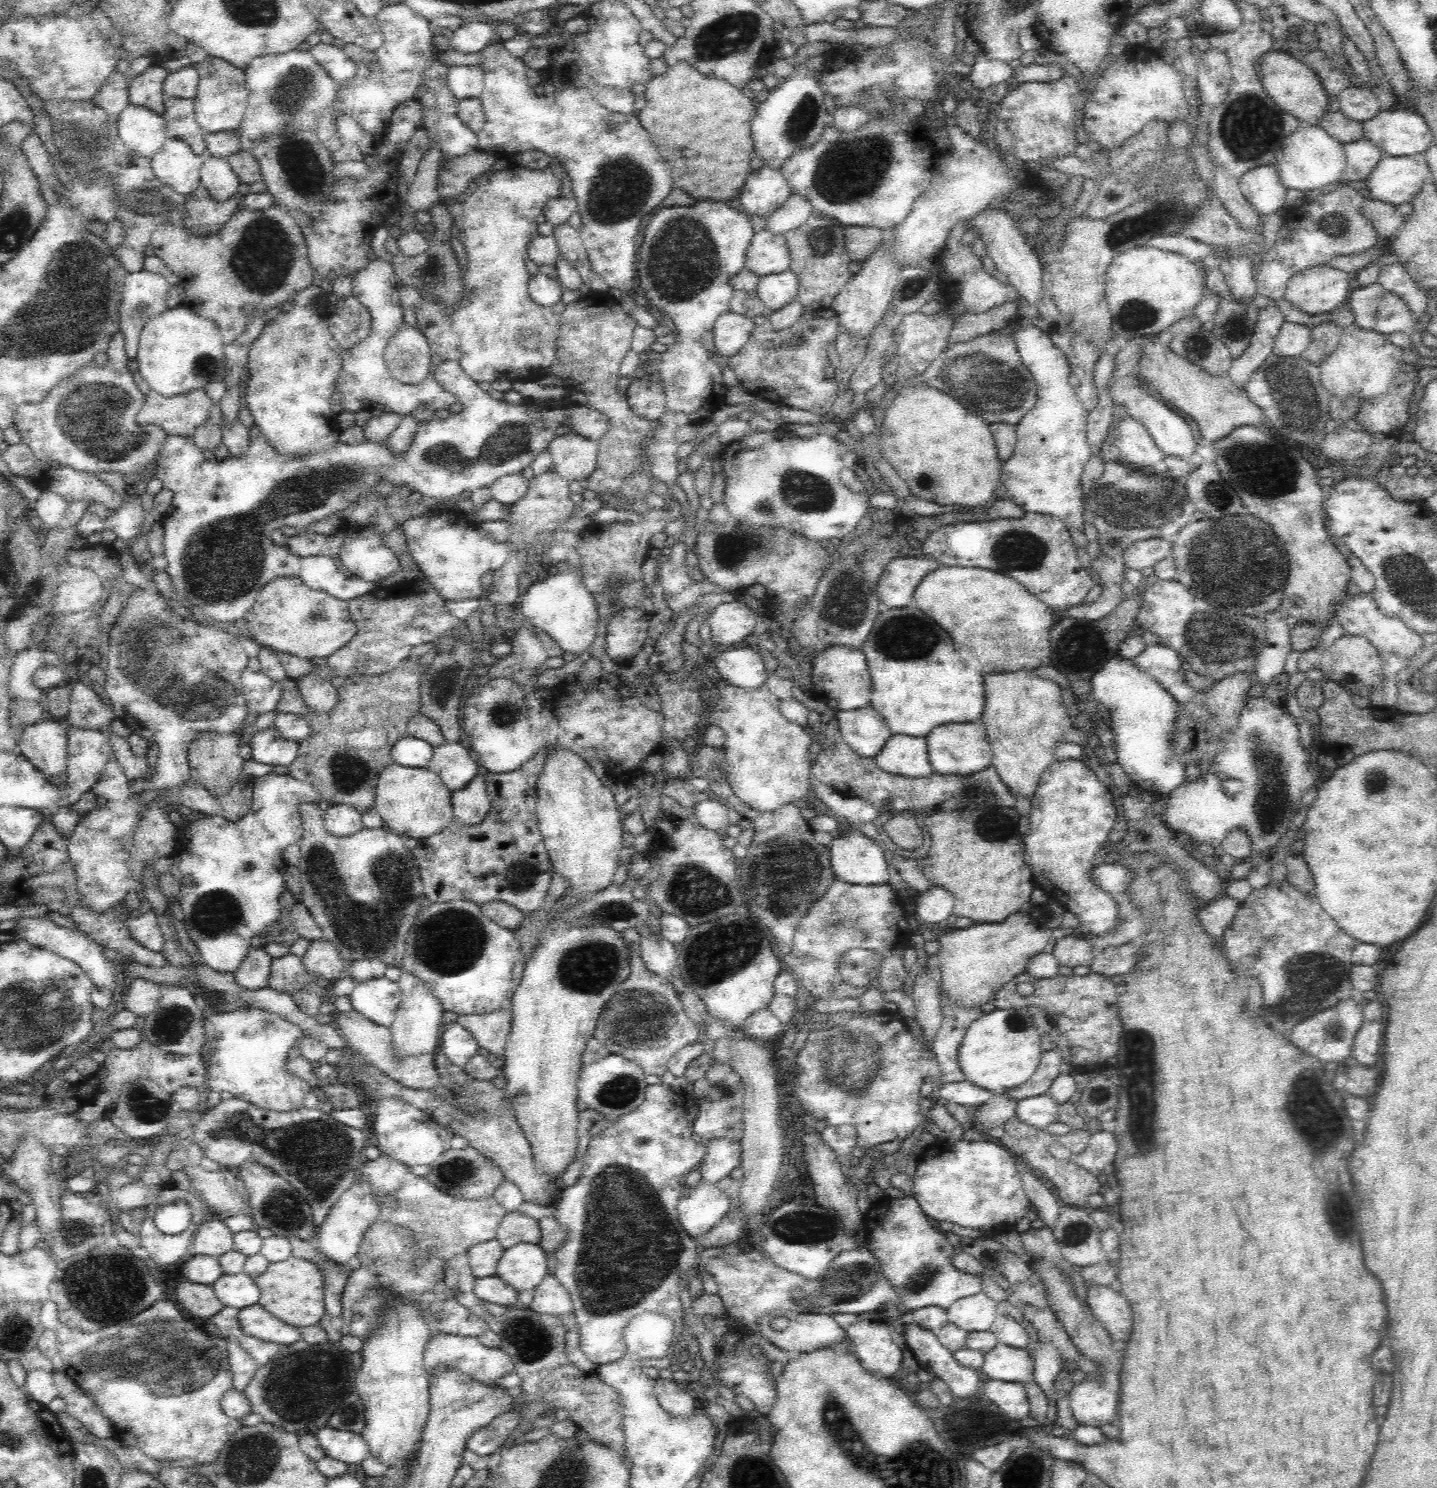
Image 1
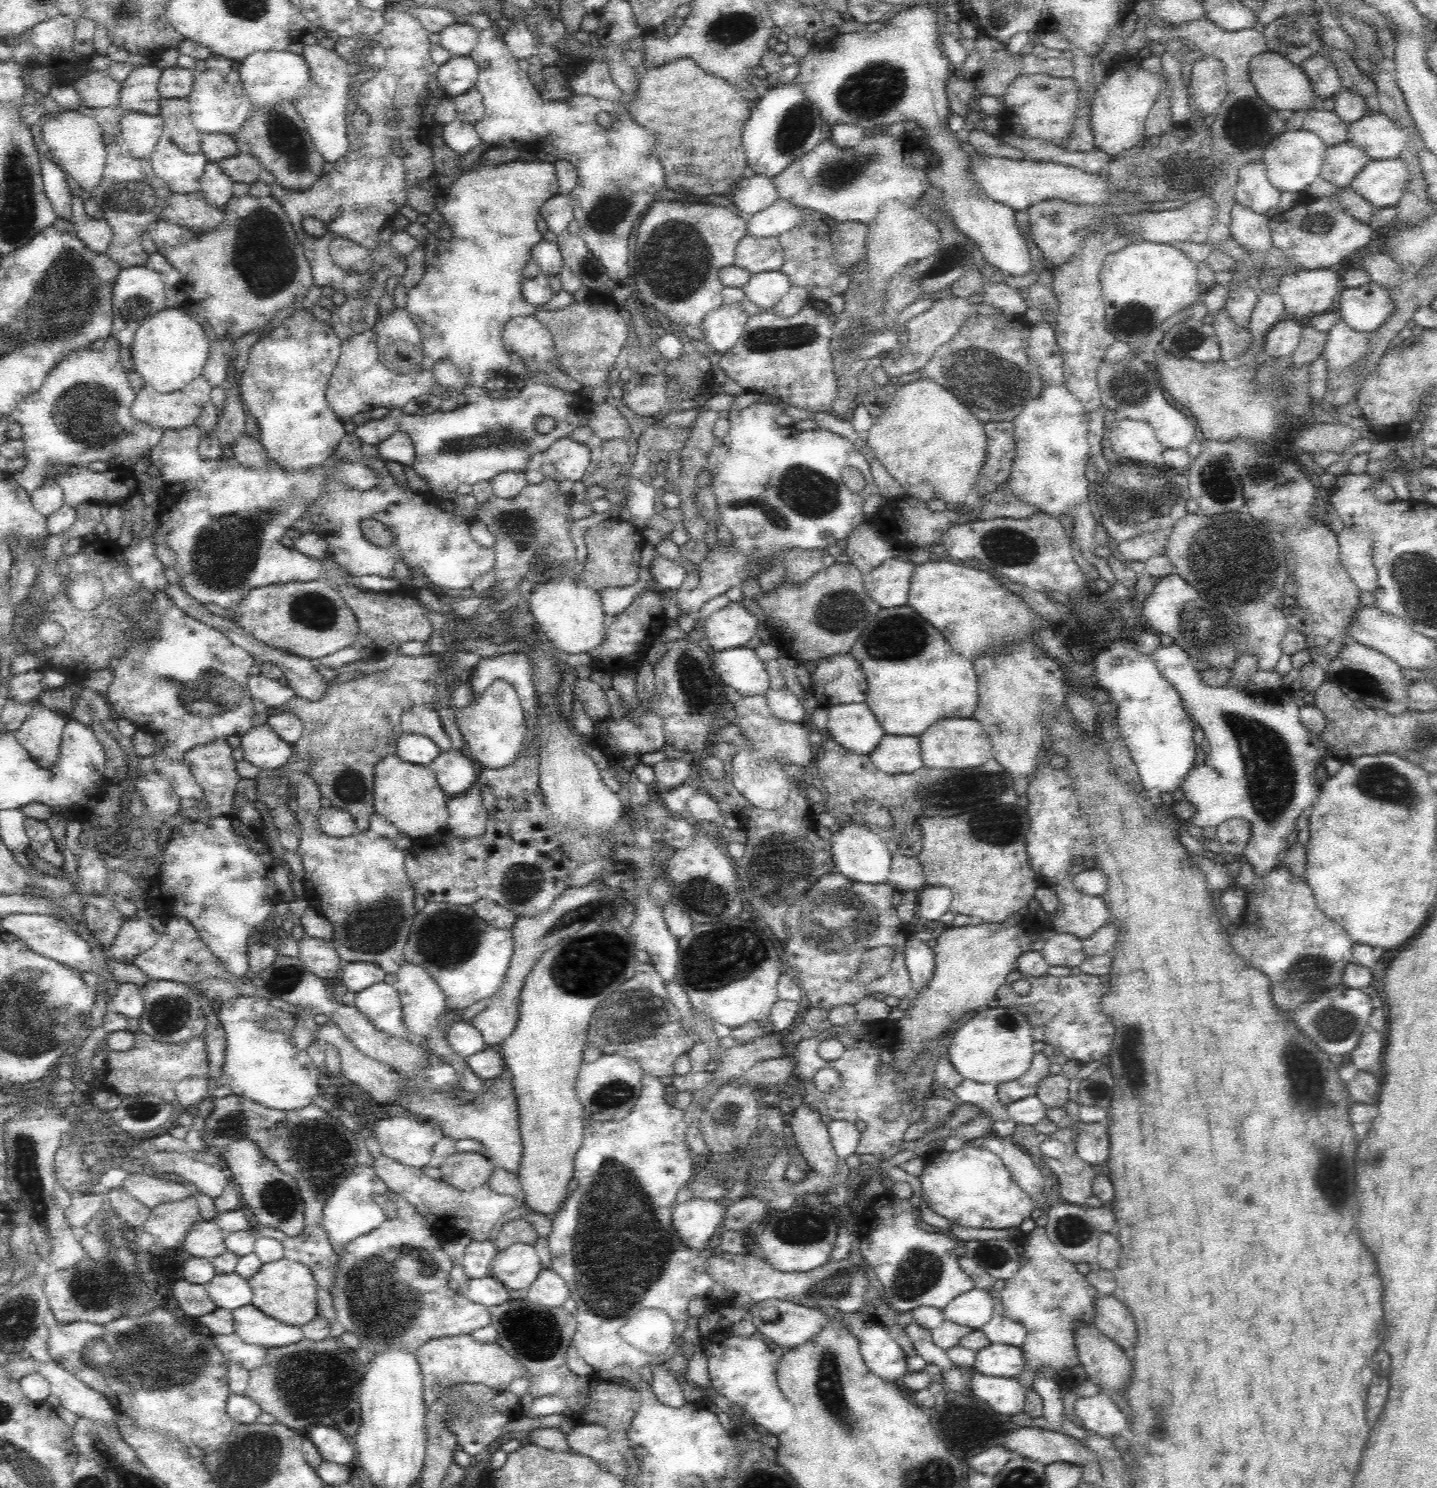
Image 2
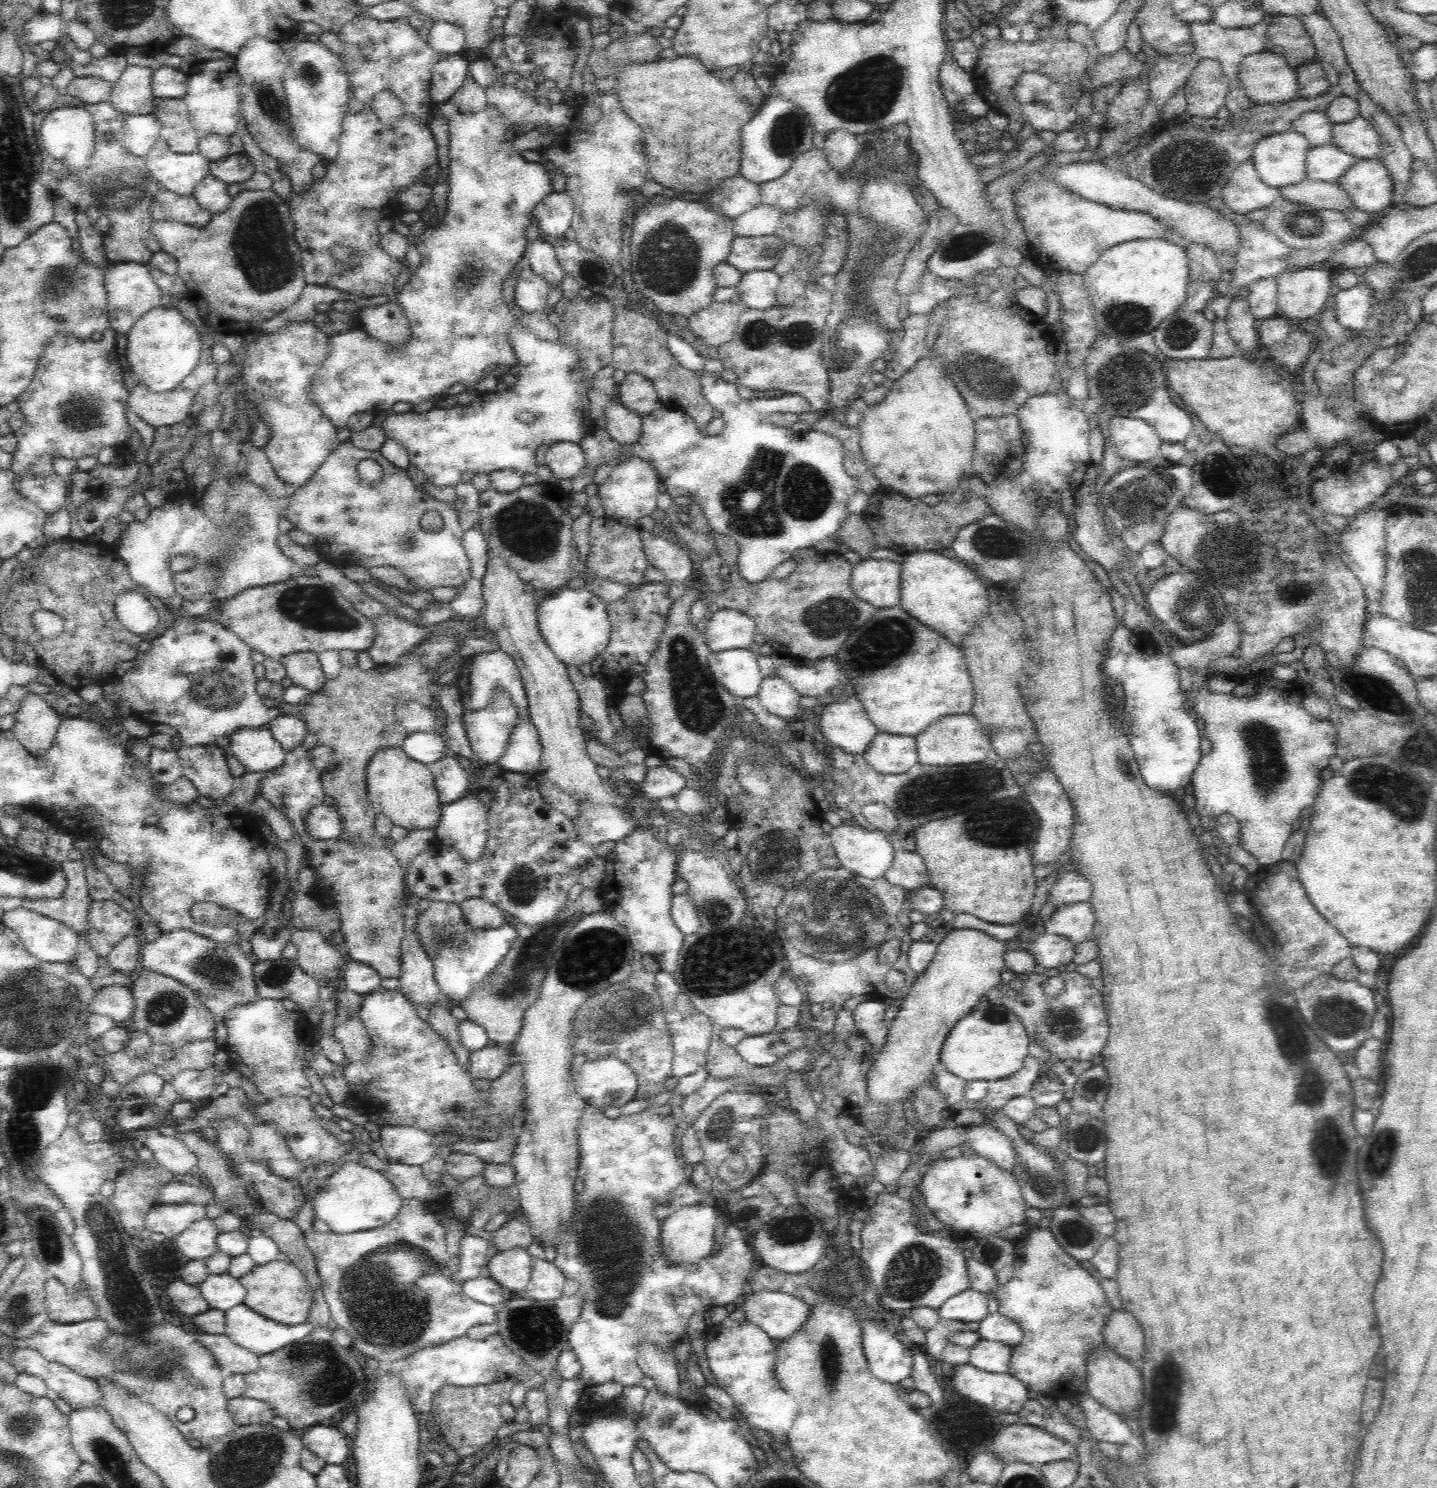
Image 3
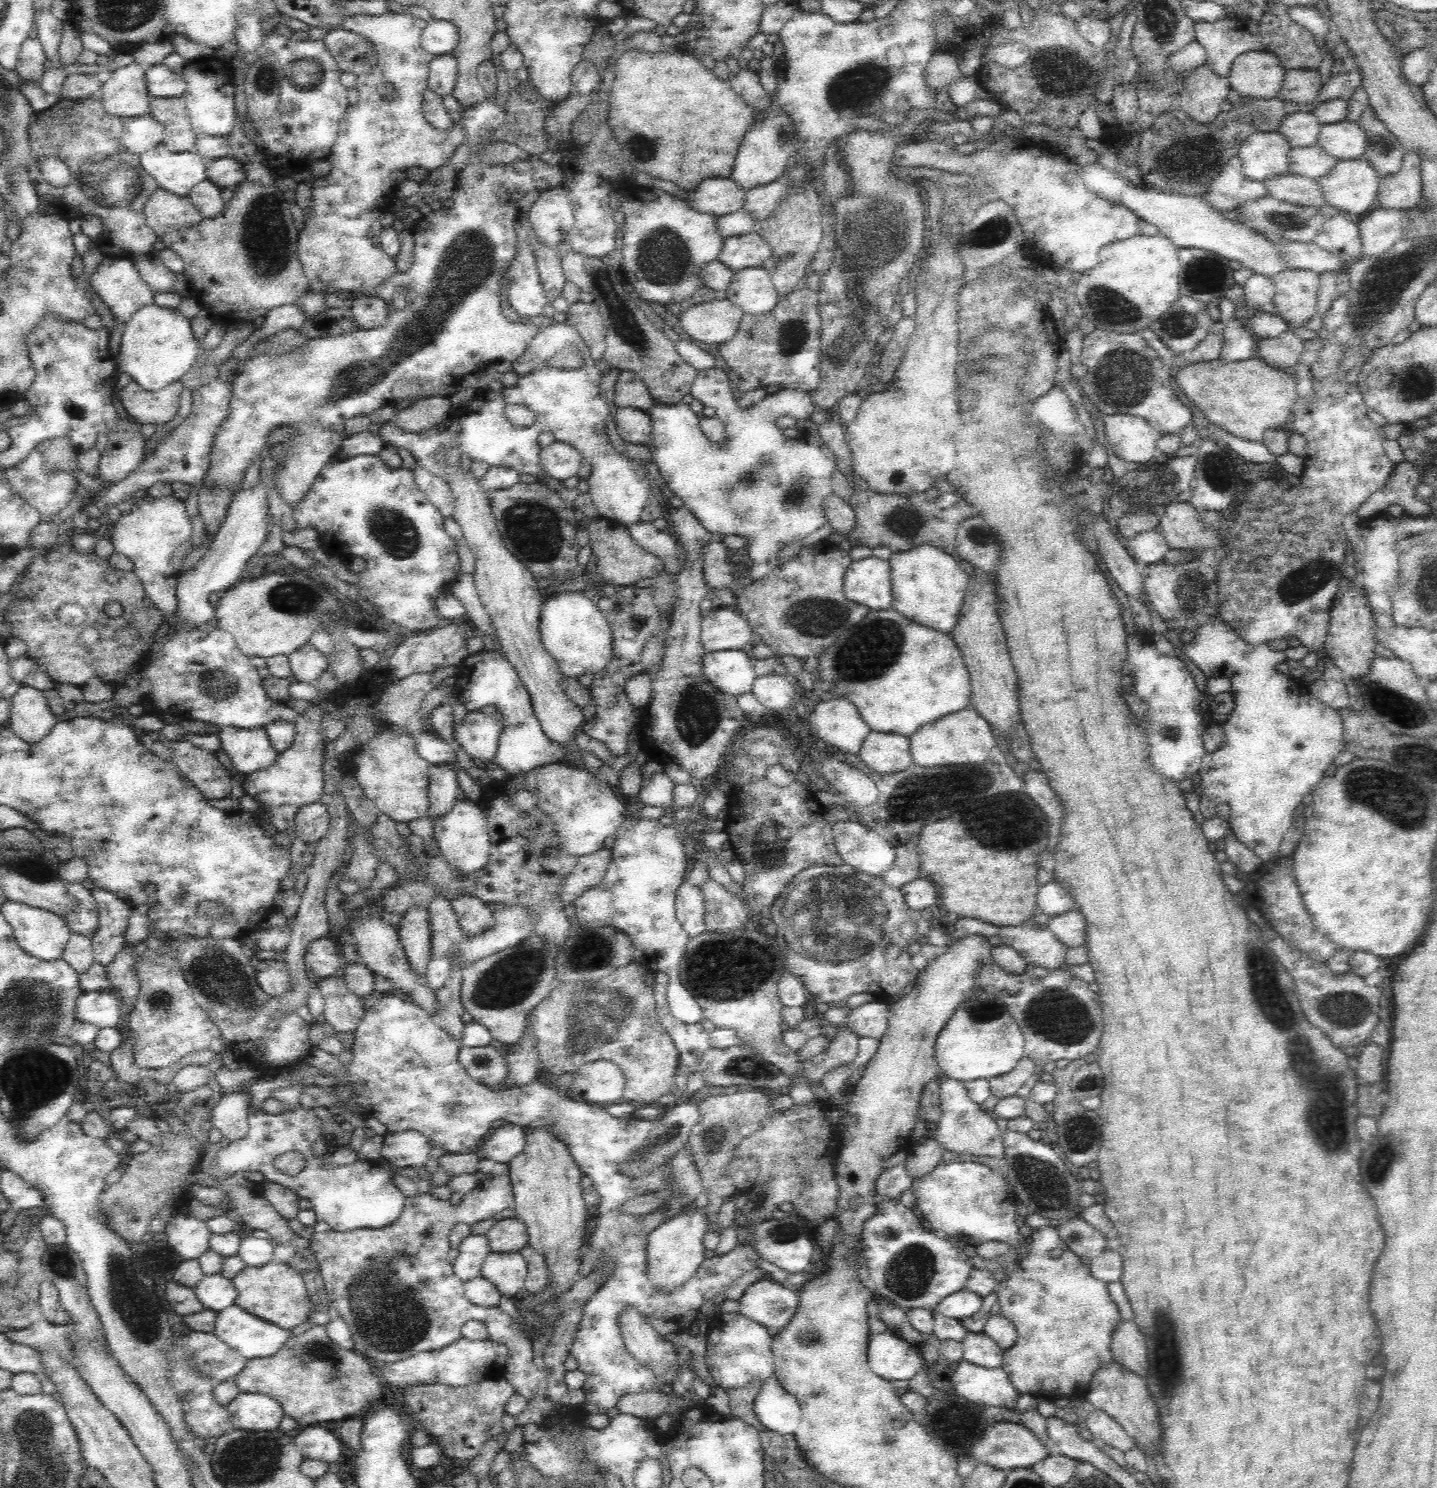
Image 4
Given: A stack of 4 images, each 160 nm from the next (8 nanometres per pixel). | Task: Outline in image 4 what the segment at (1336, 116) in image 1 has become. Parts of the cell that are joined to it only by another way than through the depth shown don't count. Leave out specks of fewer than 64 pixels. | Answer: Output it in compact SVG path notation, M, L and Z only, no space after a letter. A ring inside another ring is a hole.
M1298 110L1294 114L1286 115L1280 122L1278 131L1288 140L1291 147L1313 146L1317 144L1322 125L1314 112Z

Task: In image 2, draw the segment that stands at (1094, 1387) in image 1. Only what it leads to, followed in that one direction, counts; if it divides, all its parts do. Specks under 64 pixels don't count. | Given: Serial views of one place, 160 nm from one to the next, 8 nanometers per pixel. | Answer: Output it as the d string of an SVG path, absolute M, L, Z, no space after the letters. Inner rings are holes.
M1100 1390L1094 1396L1080 1397L1073 1407L1076 1416L1082 1419L1082 1426L1098 1436L1111 1439L1129 1431L1126 1416L1108 1392Z

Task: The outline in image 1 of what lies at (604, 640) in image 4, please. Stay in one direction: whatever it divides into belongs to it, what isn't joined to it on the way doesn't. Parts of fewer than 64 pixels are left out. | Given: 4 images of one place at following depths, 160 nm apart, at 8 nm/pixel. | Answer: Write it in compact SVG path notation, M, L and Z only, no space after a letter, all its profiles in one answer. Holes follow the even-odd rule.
M562 572L537 581L522 594L520 610L530 622L530 626L541 628L552 638L563 652L580 655L586 650L598 634L600 620L597 602L585 587L579 572Z

